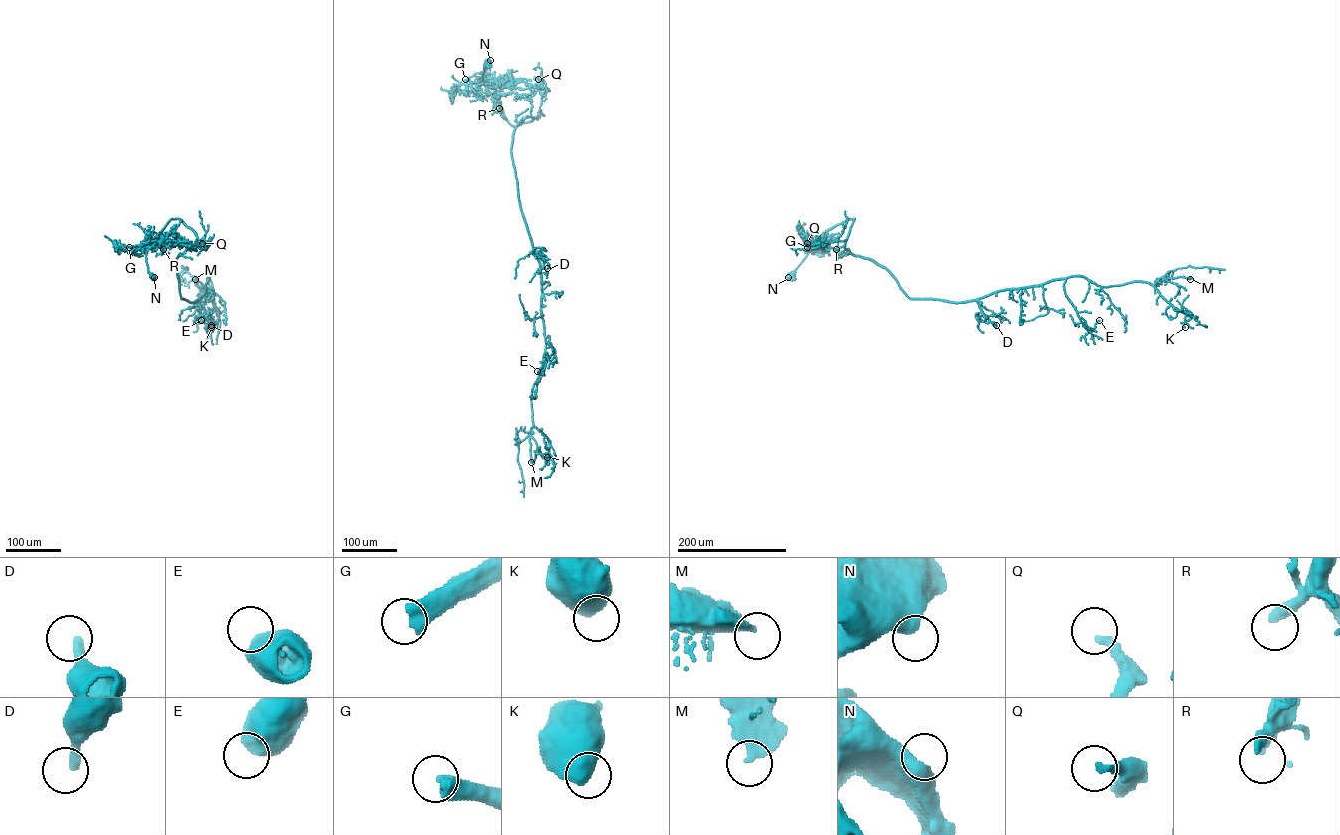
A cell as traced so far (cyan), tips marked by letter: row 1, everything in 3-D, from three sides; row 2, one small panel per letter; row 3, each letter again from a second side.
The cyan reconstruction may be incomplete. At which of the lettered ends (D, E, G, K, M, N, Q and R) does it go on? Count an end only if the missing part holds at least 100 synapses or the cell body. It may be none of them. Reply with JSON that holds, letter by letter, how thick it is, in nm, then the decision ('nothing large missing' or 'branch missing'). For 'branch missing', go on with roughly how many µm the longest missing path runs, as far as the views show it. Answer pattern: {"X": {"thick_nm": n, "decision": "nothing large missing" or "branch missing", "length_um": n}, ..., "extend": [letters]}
{"D": {"thick_nm": 320, "decision": "nothing large missing"}, "E": {"thick_nm": 650, "decision": "nothing large missing"}, "G": {"thick_nm": 600, "decision": "branch missing", "length_um": 40}, "K": {"thick_nm": 650, "decision": "nothing large missing"}, "M": {"thick_nm": 480, "decision": "branch missing", "length_um": 70}, "N": {"thick_nm": 750, "decision": "nothing large missing"}, "Q": {"thick_nm": 280, "decision": "nothing large missing"}, "R": {"thick_nm": 320, "decision": "branch missing", "length_um": 45}, "extend": ["G", "M", "R"]}

